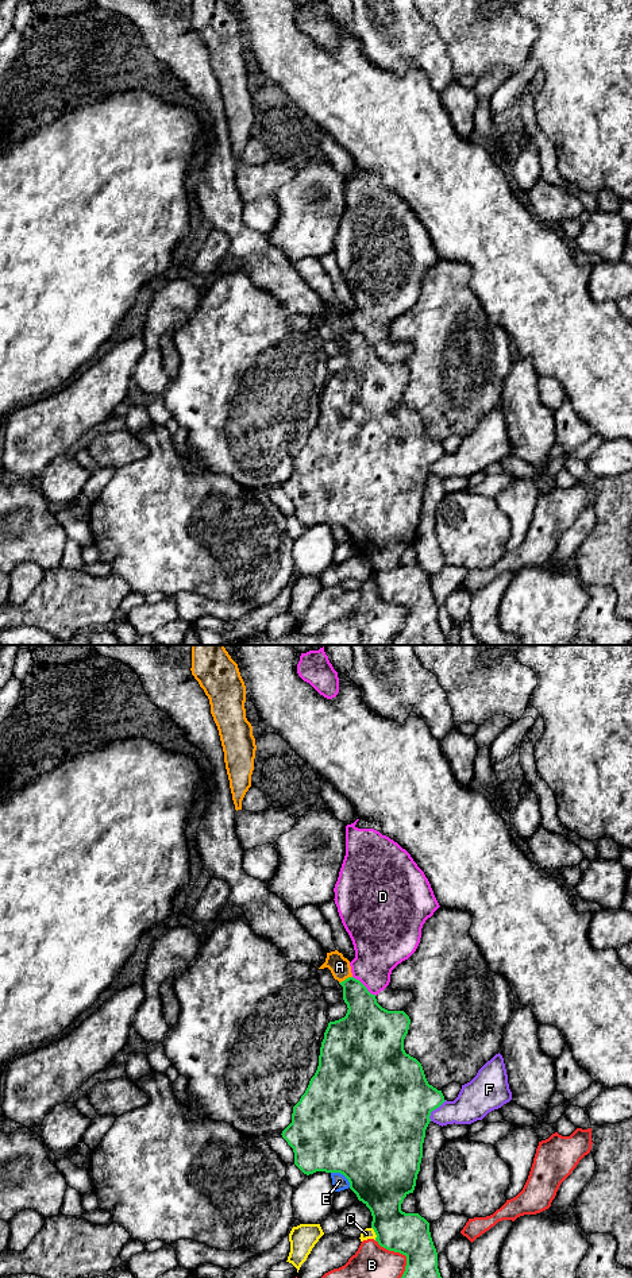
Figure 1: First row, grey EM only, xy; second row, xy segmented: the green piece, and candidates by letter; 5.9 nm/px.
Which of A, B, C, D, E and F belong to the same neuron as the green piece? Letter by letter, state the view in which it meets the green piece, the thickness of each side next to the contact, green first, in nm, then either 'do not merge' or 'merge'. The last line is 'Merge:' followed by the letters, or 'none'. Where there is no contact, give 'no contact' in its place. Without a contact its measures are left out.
A: contact in xy; calibres 220 and 120 nm; merge
B: contact in xy; calibres 300 and 320 nm; do not merge
C: contact in xy; calibres 260 and 70 nm; do not merge
D: contact in xy; calibres 320 and 300 nm; do not merge
E: contact in xy; calibres 500 and 90 nm; do not merge
F: contact in xy; calibres 460 and 220 nm; do not merge
Merge: A

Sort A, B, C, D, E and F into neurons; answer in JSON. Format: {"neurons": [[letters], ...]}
{"neurons": [["A"], ["B"], ["C"], ["D"], ["E"], ["F"]]}

